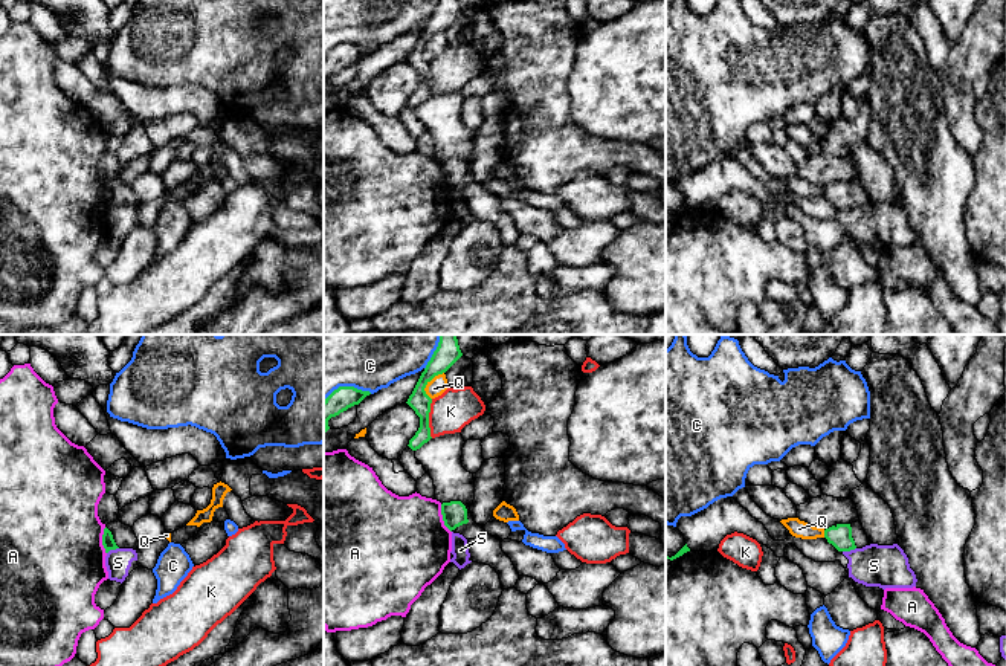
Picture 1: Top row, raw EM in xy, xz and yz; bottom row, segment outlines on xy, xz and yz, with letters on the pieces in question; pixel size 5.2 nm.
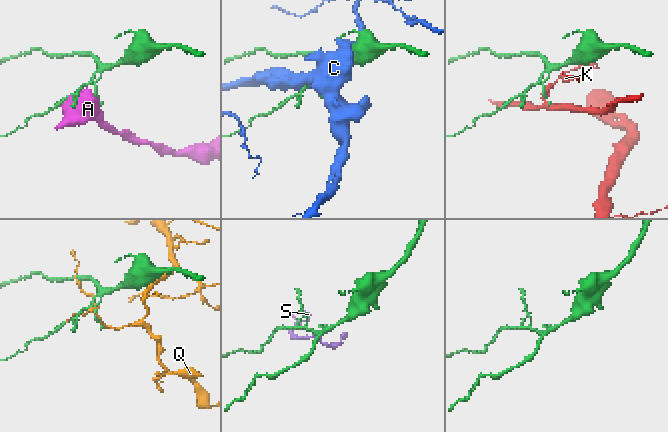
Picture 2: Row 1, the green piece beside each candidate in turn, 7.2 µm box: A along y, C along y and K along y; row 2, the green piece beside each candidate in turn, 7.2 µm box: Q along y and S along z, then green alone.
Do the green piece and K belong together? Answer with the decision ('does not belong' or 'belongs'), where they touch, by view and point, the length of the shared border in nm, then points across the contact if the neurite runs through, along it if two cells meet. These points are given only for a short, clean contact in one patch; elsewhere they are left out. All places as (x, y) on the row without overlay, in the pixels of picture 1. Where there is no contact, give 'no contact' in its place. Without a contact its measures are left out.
does not belong | xz (428, 77) | 200 nm | along xz (432, 57), (429, 69), (431, 95)

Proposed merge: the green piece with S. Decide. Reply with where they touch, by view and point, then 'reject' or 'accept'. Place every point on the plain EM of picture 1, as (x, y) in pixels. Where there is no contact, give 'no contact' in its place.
meets green in yz at (849, 208); reject

